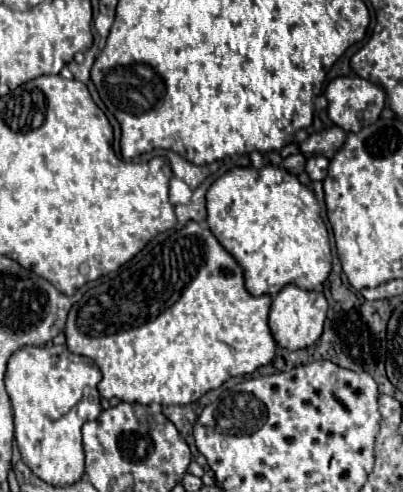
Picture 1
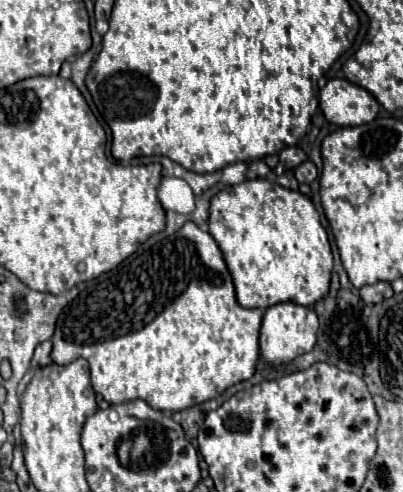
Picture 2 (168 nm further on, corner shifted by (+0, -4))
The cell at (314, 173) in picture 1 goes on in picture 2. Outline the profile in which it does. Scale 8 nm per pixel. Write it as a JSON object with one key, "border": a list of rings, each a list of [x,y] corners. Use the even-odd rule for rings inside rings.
{"border":[[[305,161],[295,169],[295,177],[299,183],[313,183],[317,179],[317,167],[313,161]]]}

